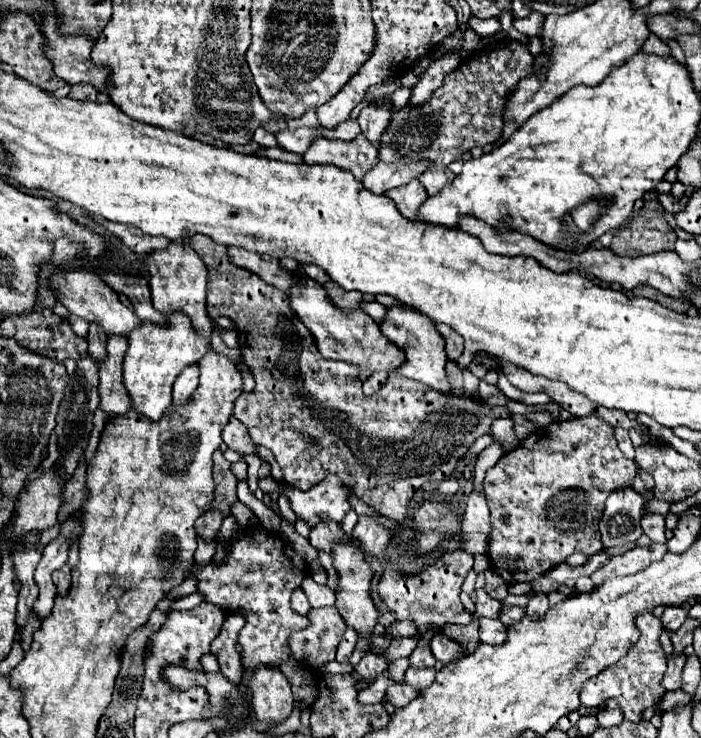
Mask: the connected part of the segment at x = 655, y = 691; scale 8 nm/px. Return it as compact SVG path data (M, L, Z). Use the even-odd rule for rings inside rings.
M637 614L635 624L639 628L639 640L631 646L631 650L613 666L599 672L595 678L589 678L581 686L581 704L587 708L597 708L607 700L615 700L629 722L641 722L643 710L649 706L657 706L665 694L661 678L667 668L667 656L659 644L659 636L663 632L661 620L653 614Z

